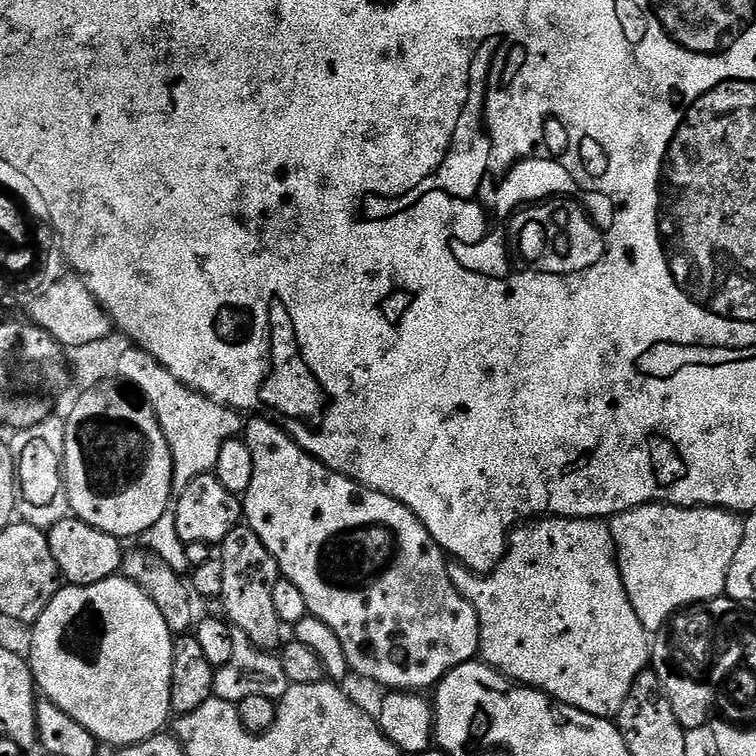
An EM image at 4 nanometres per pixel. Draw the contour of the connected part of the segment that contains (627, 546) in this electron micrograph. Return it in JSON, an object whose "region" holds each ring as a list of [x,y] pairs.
{"region":[[[643,504],[637,508],[631,508],[622,514],[611,517],[610,527],[616,543],[616,561],[622,574],[622,586],[626,586],[626,594],[630,598],[630,606],[634,606],[634,614],[638,614],[638,622],[642,622],[642,626],[649,634],[659,633],[671,615],[686,609],[687,604],[700,606],[705,602],[715,600],[717,596],[725,595],[730,562],[734,562],[734,554],[738,554],[738,546],[742,546],[744,537],[744,520],[735,512],[728,512],[724,508],[679,508],[677,504]]]}

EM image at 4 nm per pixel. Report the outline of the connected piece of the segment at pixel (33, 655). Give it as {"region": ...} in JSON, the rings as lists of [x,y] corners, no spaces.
{"region":[[[117,574],[97,584],[61,587],[50,602],[50,606],[46,606],[46,610],[42,610],[36,623],[31,625],[30,632],[32,632],[32,649],[26,652],[26,659],[32,668],[32,677],[36,679],[39,695],[45,700],[54,702],[54,706],[66,710],[66,714],[70,714],[70,718],[74,718],[74,722],[86,726],[86,730],[90,730],[90,734],[96,737],[97,741],[104,743],[105,740],[108,744],[116,744],[115,746],[127,746],[149,740],[152,736],[165,731],[164,723],[173,715],[170,692],[174,634],[166,626],[166,621],[162,619],[158,606],[154,606],[154,602],[150,602],[148,595],[137,584],[125,580],[123,575]]]}

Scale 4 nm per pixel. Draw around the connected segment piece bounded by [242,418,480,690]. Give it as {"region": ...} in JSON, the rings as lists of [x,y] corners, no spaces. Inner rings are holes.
{"region":[[[249,419],[242,433],[242,439],[250,450],[250,458],[254,458],[254,478],[250,482],[250,490],[246,490],[242,497],[243,519],[247,527],[252,528],[254,534],[258,534],[258,538],[262,538],[262,546],[266,546],[270,554],[274,554],[280,567],[281,577],[294,582],[294,586],[298,586],[298,590],[305,596],[308,614],[326,622],[326,626],[330,626],[330,630],[338,634],[338,642],[342,642],[342,650],[346,650],[346,662],[355,675],[357,672],[362,679],[381,684],[384,690],[424,690],[420,688],[432,690],[443,680],[447,672],[477,659],[480,650],[478,614],[474,606],[470,606],[470,602],[466,602],[464,595],[454,586],[448,573],[449,561],[446,559],[446,554],[436,545],[434,538],[430,538],[426,526],[422,526],[420,519],[409,508],[402,506],[402,502],[386,494],[362,486],[349,476],[330,470],[309,452],[302,450],[302,446],[298,446],[296,440],[270,420]]]}

